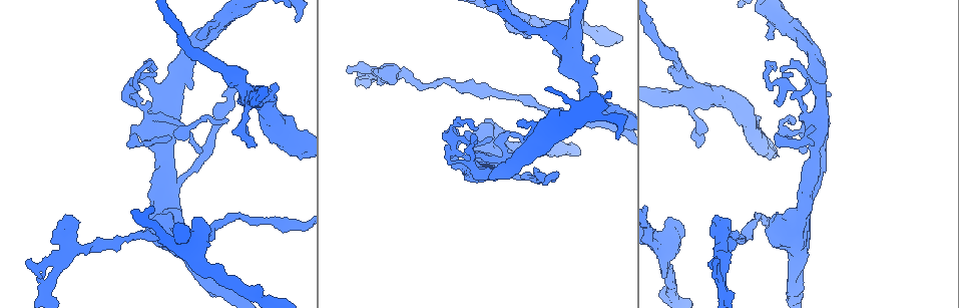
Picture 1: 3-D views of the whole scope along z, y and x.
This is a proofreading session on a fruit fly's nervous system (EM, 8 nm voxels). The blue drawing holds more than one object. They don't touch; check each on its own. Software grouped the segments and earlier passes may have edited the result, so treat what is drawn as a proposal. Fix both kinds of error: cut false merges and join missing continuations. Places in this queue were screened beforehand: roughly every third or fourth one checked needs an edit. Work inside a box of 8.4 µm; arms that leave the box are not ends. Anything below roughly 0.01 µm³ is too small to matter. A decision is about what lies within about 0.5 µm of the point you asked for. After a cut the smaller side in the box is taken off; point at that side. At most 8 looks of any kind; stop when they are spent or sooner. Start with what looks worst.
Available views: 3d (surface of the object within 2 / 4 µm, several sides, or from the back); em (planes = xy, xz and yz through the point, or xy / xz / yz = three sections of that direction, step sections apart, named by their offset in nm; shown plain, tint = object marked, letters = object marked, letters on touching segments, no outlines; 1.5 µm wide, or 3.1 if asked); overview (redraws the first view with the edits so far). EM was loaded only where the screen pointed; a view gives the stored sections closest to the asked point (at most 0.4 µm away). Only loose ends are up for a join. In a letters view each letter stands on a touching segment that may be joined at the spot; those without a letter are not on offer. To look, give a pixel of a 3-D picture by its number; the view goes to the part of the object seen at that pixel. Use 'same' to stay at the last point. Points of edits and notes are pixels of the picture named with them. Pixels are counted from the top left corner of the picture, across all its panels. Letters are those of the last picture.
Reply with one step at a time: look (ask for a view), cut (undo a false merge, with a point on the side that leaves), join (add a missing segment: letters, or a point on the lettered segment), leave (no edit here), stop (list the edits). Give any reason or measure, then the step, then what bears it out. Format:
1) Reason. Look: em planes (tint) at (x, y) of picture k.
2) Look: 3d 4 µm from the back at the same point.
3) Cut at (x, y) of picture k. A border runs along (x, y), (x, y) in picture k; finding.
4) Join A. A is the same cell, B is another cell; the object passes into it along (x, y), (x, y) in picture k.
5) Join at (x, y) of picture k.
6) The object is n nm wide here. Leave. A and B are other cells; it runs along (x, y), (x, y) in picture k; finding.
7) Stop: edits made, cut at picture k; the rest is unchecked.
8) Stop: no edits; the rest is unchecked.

Look: em planes (tint) at (558, 172) of picture 1.

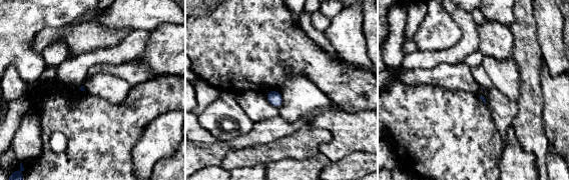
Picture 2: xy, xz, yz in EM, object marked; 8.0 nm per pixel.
Look: em planes (letters) at the same point.

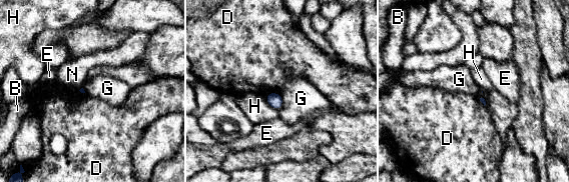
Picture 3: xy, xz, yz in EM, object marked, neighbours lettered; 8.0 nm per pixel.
Leave. B, D, E, G, H and N are other cells; no lettered segment goes on from it.

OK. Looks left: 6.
Free end. Look: em planes (letters) at (270, 85) of picture 1.

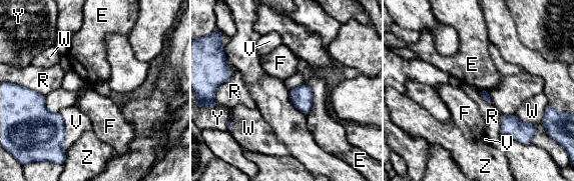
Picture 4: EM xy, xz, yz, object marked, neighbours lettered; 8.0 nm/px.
Leave. E, F, R, V, W, Y and Z are other cells; none of them fits.

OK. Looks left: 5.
Tapers out. Look: em planes (plain) at (200, 152) of picture 1.

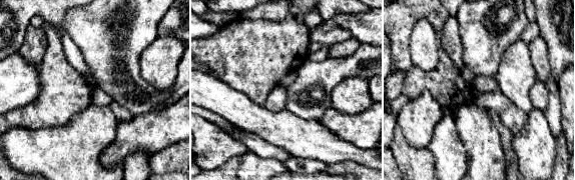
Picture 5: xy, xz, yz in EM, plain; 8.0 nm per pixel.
With the object marked. Look: em planes (tint) at the same point.

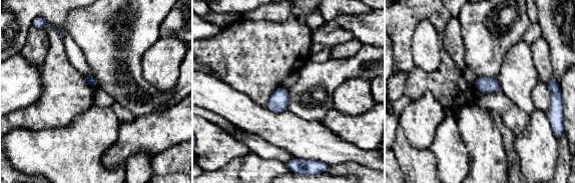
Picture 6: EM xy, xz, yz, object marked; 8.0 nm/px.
Look: em planes (letters) at the same point.

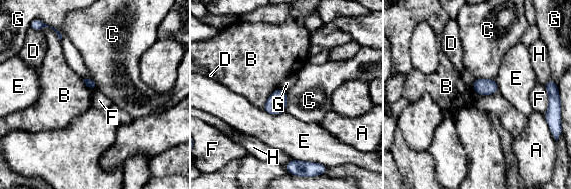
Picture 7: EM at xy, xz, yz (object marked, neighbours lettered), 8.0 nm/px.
The longest contact is with B, 200 nm. Leave. A, B, C, D, E, F, G and H are other cells; a border runs along (498, 91), (492, 94), (476, 93) in picture 7; none of them fits.

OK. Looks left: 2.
Stop: no edits; the rest is unchecked.

